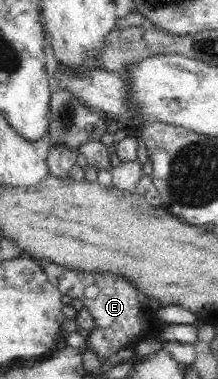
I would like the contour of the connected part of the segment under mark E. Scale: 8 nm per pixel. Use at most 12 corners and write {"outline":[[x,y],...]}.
{"outline":[[35,257],[63,296],[94,317],[99,362],[157,339],[159,319],[125,279]]}

